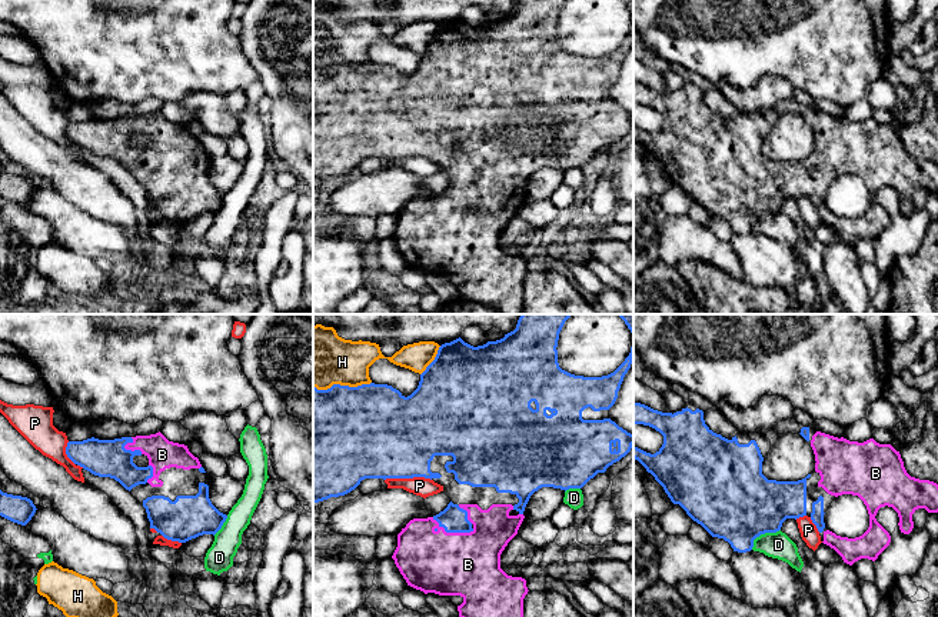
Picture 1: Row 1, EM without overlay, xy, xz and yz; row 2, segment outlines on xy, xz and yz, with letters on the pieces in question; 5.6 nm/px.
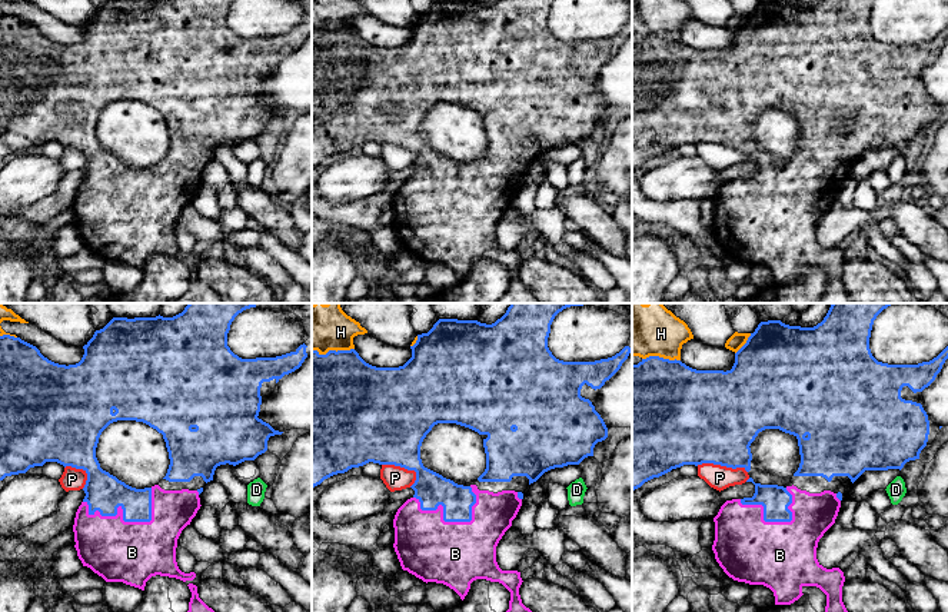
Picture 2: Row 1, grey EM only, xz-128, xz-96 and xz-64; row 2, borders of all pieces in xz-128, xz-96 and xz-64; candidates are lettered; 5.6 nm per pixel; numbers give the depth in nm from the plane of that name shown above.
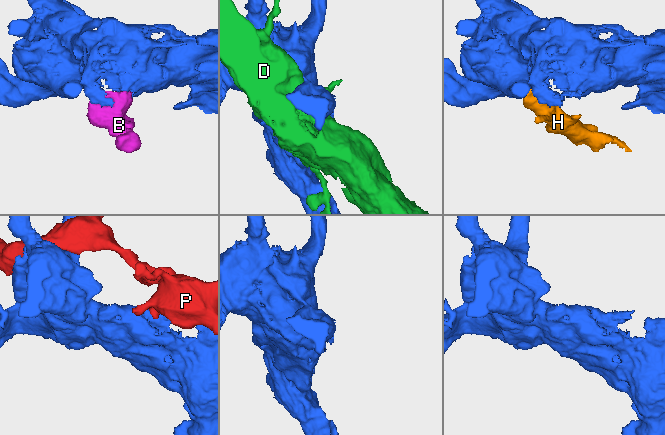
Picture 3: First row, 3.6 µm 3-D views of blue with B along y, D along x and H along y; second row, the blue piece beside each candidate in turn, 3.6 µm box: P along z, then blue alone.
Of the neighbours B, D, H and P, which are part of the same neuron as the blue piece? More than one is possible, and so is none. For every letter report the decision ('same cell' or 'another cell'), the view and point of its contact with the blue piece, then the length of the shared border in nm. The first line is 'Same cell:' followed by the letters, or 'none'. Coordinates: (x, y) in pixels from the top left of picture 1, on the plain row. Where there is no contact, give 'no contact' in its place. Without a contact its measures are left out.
Same cell: B
B: same cell; meets blue in xz at (453, 212); contact 260 nm long
D: another cell; meets blue in yz at (762, 213); contact 200 nm long
H: another cell; meets blue in xz at (342, 66); contact 320 nm long
P: another cell; meets blue in xz at (408, 157); contact 260 nm long

